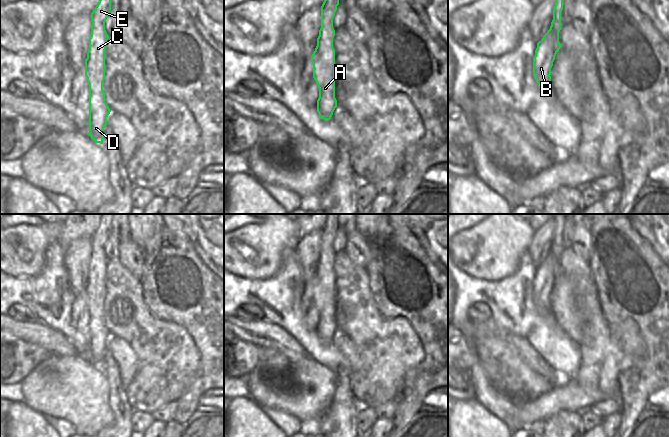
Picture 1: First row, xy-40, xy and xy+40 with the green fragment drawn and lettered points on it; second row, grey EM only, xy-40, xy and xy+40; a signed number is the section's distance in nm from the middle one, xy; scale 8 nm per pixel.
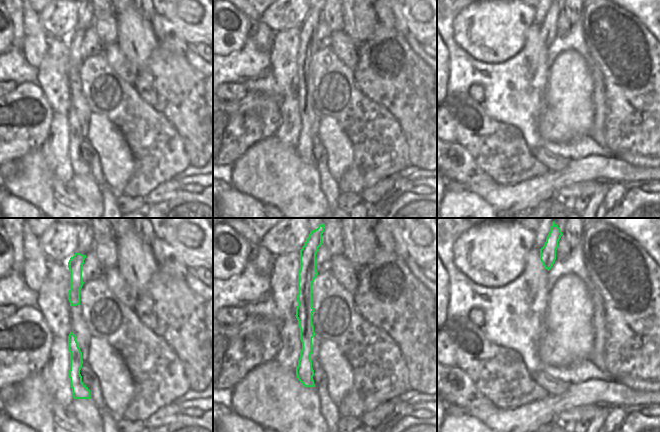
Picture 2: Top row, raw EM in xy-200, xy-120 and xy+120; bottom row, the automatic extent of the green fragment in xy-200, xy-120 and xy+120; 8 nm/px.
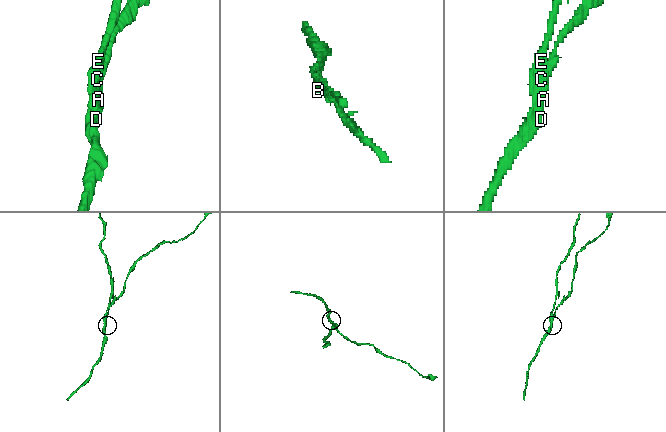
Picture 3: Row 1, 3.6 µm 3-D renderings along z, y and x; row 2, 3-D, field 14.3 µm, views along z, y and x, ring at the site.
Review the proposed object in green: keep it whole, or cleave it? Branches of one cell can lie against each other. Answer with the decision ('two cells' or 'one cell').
two cells

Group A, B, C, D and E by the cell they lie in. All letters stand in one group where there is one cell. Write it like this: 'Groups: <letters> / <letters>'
Groups: A C D E / B.

